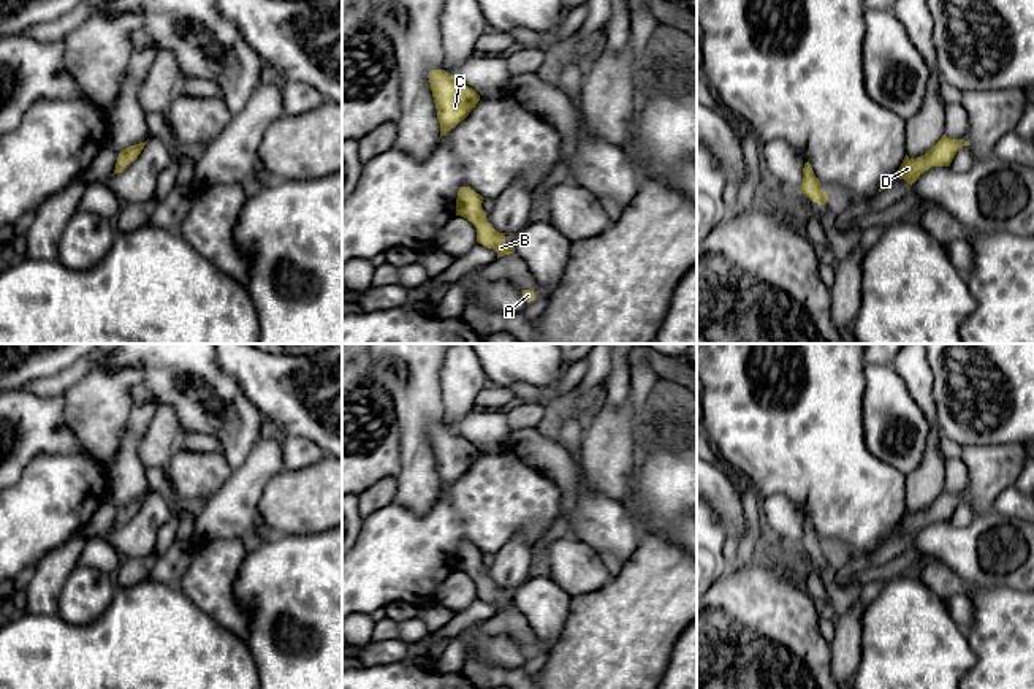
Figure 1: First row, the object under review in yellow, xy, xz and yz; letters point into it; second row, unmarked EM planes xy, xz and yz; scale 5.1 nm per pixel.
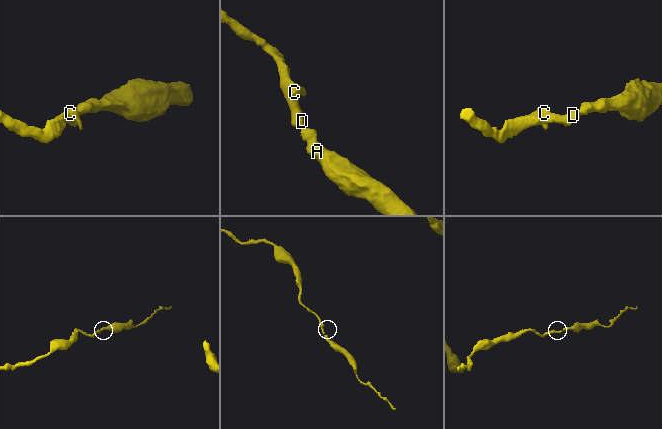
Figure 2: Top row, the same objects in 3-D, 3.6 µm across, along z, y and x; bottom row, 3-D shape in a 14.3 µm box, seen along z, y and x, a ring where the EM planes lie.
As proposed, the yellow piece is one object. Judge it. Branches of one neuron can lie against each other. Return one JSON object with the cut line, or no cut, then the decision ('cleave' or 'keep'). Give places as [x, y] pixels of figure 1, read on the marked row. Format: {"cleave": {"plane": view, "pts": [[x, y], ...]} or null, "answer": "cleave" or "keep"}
{"cleave": null, "answer": "keep"}

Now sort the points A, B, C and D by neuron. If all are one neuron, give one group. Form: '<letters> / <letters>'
A B C D

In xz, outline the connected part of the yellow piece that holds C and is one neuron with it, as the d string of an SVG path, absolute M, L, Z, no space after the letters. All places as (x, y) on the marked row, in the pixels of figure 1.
M445 70L429 73L431 90L440 124L440 138L464 120L480 101L480 95Z

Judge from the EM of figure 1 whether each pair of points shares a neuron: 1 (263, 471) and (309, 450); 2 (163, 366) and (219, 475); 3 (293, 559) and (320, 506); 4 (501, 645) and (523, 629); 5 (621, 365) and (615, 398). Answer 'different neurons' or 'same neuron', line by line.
1: different neurons
2: different neurons
3: different neurons
4: different neurons
5: same neuron

